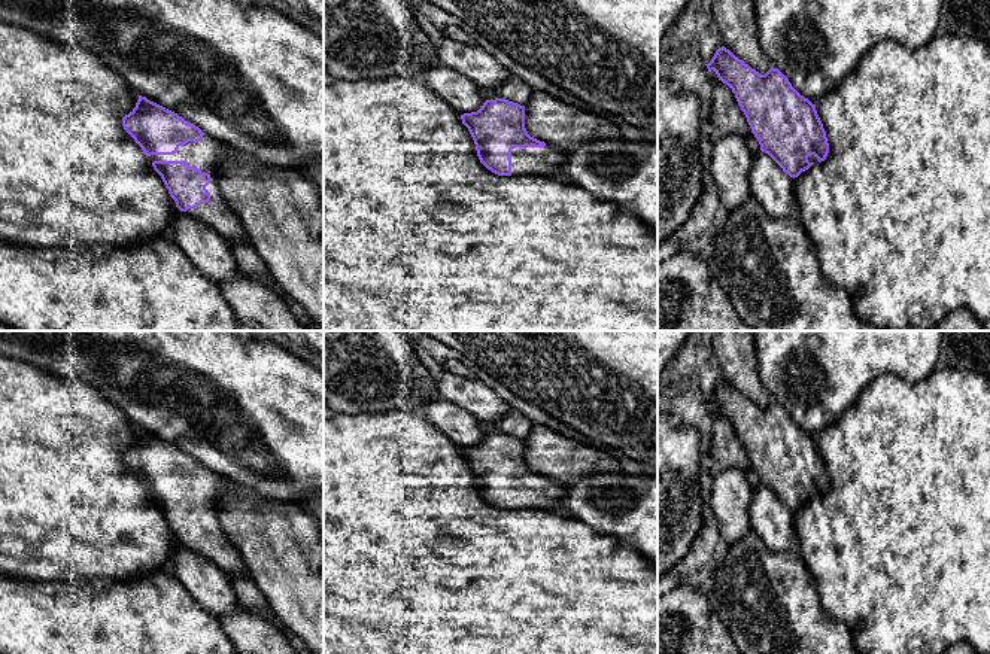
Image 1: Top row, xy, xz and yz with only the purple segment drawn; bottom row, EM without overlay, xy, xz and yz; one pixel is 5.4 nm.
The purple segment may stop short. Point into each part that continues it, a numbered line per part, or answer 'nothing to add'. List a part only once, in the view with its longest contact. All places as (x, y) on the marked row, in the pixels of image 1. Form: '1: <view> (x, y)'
1: xy (207, 155)

